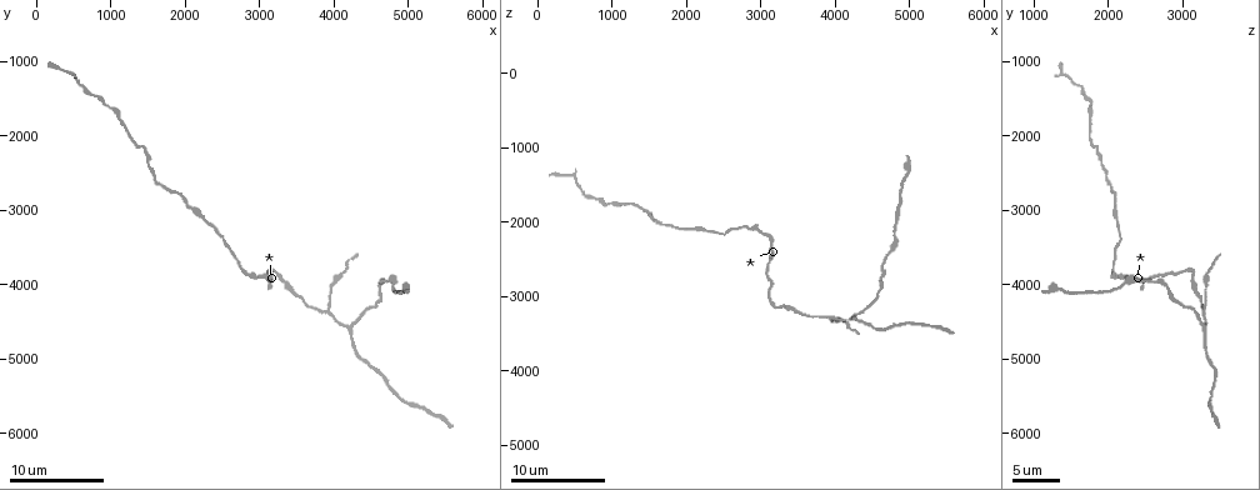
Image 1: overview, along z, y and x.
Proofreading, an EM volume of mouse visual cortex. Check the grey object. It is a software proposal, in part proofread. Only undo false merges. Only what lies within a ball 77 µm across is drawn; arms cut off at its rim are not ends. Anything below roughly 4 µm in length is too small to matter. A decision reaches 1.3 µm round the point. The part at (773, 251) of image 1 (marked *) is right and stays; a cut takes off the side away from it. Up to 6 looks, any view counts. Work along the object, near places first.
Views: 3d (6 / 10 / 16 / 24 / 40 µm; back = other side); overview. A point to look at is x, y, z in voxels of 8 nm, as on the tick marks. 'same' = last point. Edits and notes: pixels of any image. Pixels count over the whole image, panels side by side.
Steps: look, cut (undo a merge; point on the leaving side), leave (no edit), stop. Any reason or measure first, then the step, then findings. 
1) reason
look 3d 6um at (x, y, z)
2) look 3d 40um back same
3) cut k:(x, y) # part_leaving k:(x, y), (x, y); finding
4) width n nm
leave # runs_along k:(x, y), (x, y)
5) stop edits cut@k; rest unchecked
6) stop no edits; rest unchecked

a fork
look 3d 16um at (3900, 4300, 3300)

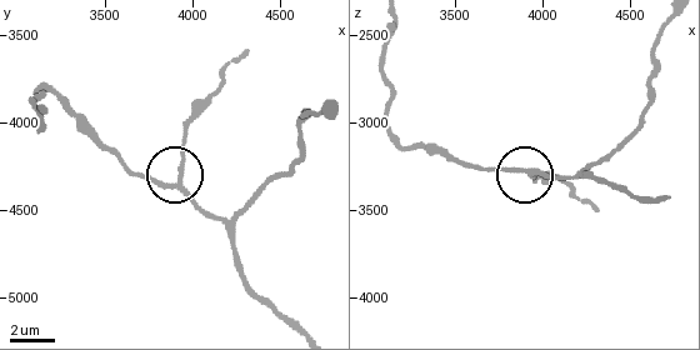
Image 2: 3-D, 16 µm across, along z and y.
arms 3
cut 2:(180, 150) # part_leaving 2:(179, 183), (186, 118), (213, 90), (224, 68), (244, 53); a second neuron is stuck on

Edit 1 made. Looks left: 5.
look overview

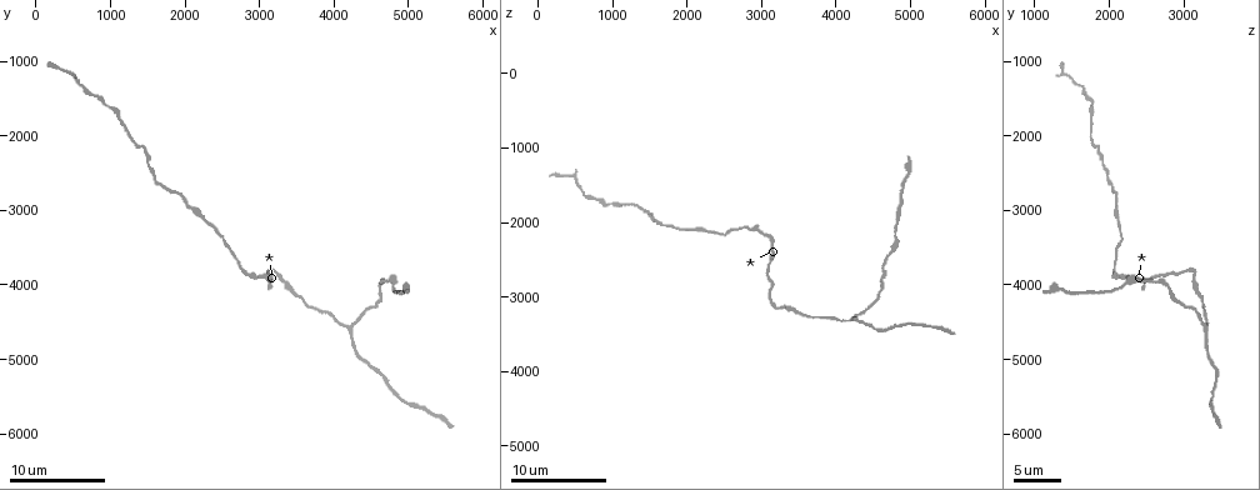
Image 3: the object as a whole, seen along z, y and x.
thick turns thin
look 3d 16um at (4800, 3950, 2250)

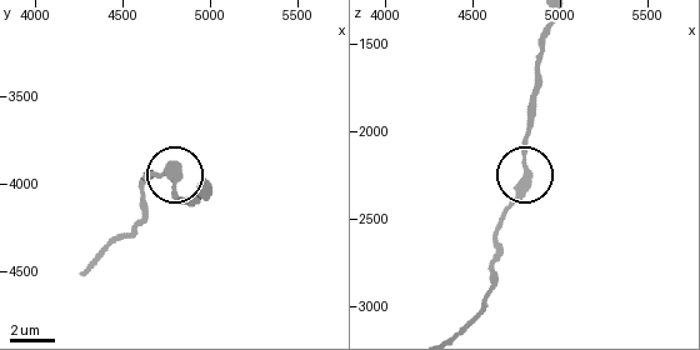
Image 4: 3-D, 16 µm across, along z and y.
leave # runs_along 4:(461, 329), (495, 283), (495, 234), (523, 173), (529, 129); all the same neuron

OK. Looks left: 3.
narrows sharply
look 3d 16um at (950, 1550, 1750)

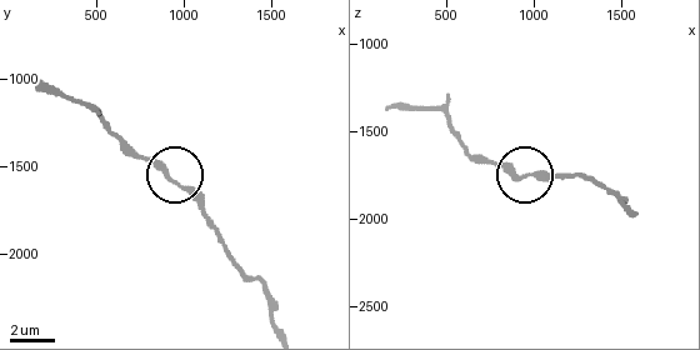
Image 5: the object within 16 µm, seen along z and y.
look 3d 6um at (940, 1580, 1740)

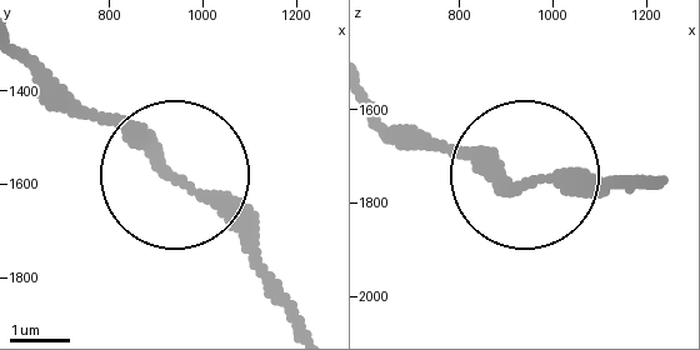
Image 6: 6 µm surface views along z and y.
width 240 nm
leave # runs_along 6:(654, 181), (514, 181), (385, 128); continuous, no second neuron

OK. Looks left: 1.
stop edits cut@2; rest unchecked

